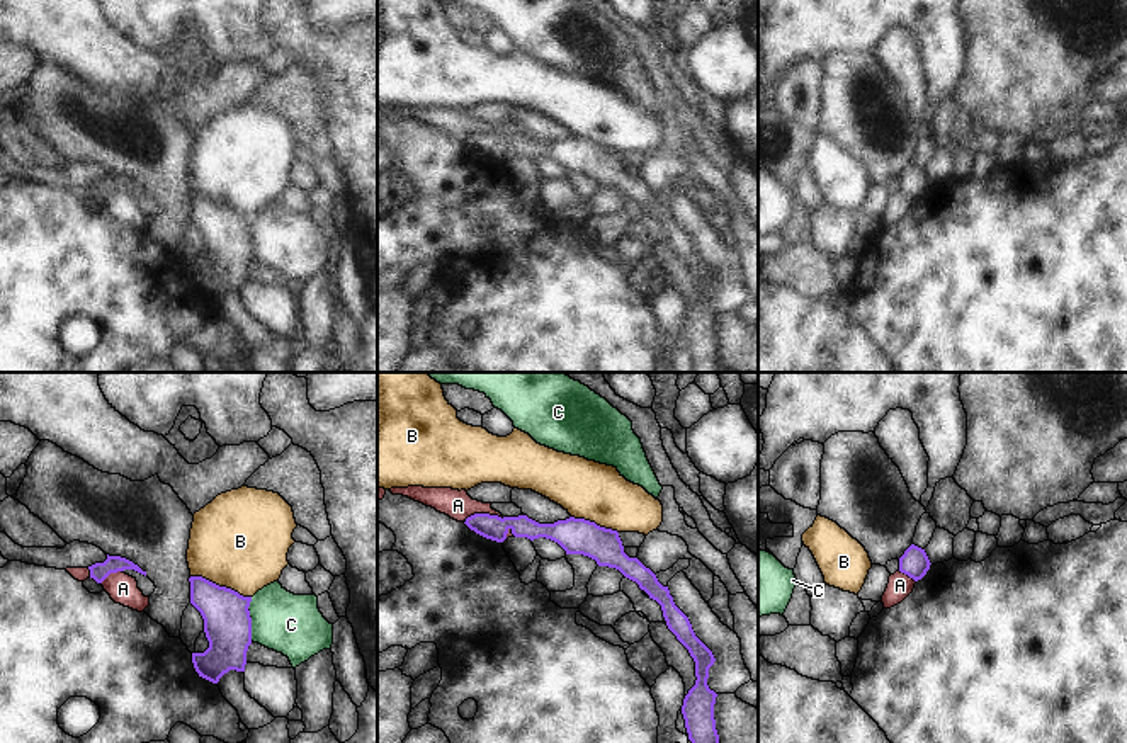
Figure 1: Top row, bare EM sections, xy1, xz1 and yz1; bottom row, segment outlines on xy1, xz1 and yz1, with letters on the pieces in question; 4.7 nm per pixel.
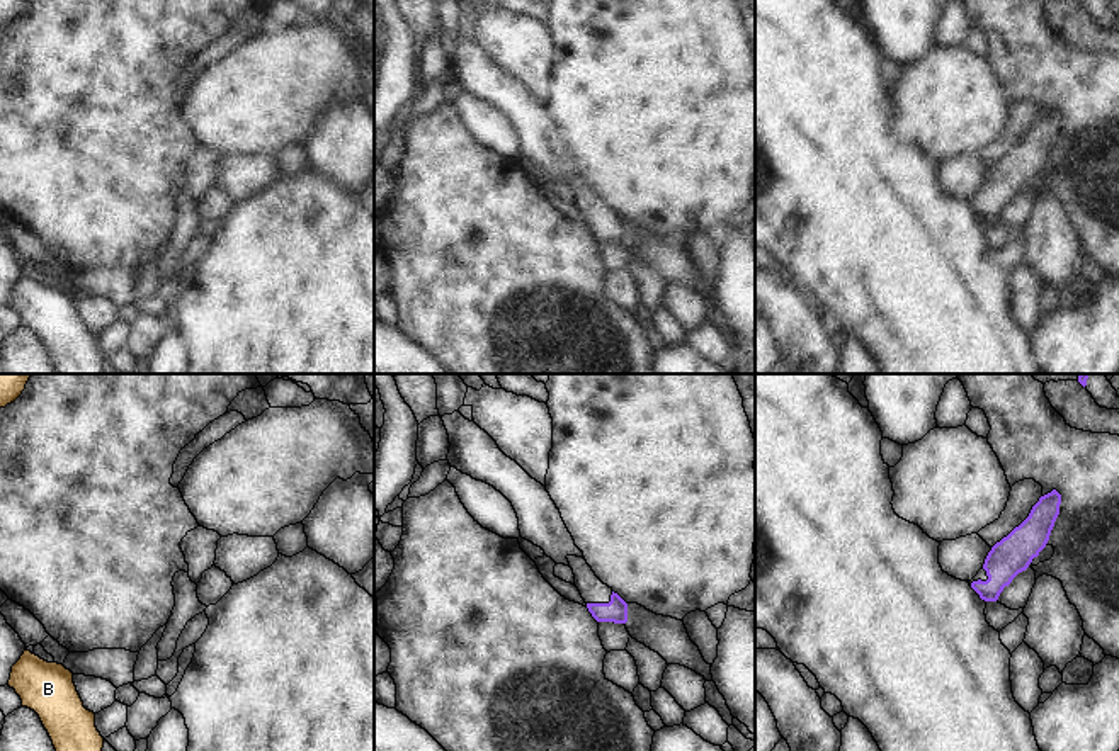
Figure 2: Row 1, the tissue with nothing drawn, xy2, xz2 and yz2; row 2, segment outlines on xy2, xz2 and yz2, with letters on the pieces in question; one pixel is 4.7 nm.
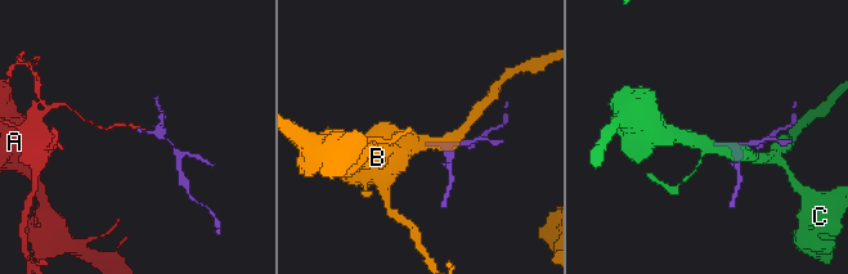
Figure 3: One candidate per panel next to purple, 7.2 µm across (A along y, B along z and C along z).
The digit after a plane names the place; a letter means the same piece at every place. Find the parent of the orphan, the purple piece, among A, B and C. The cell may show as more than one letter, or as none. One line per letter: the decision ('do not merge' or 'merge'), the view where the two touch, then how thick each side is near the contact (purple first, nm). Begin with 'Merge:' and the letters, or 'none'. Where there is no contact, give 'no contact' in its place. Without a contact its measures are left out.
Merge: none
A: do not merge; contact in xz1; calibres 120 and 140 nm
B: do not merge; contact in xy1; calibres 220 and 460 nm
C: do not merge; contact in xy1; calibres 220 and 280 nm

